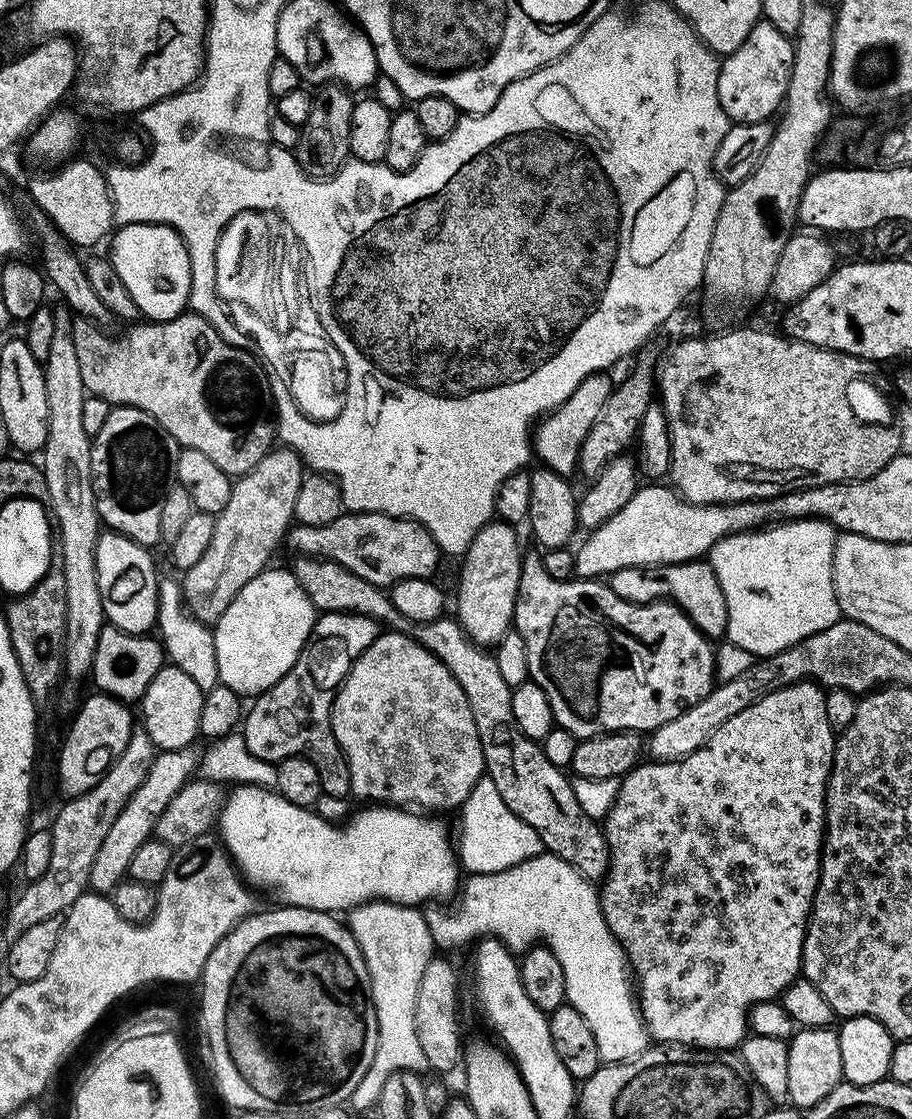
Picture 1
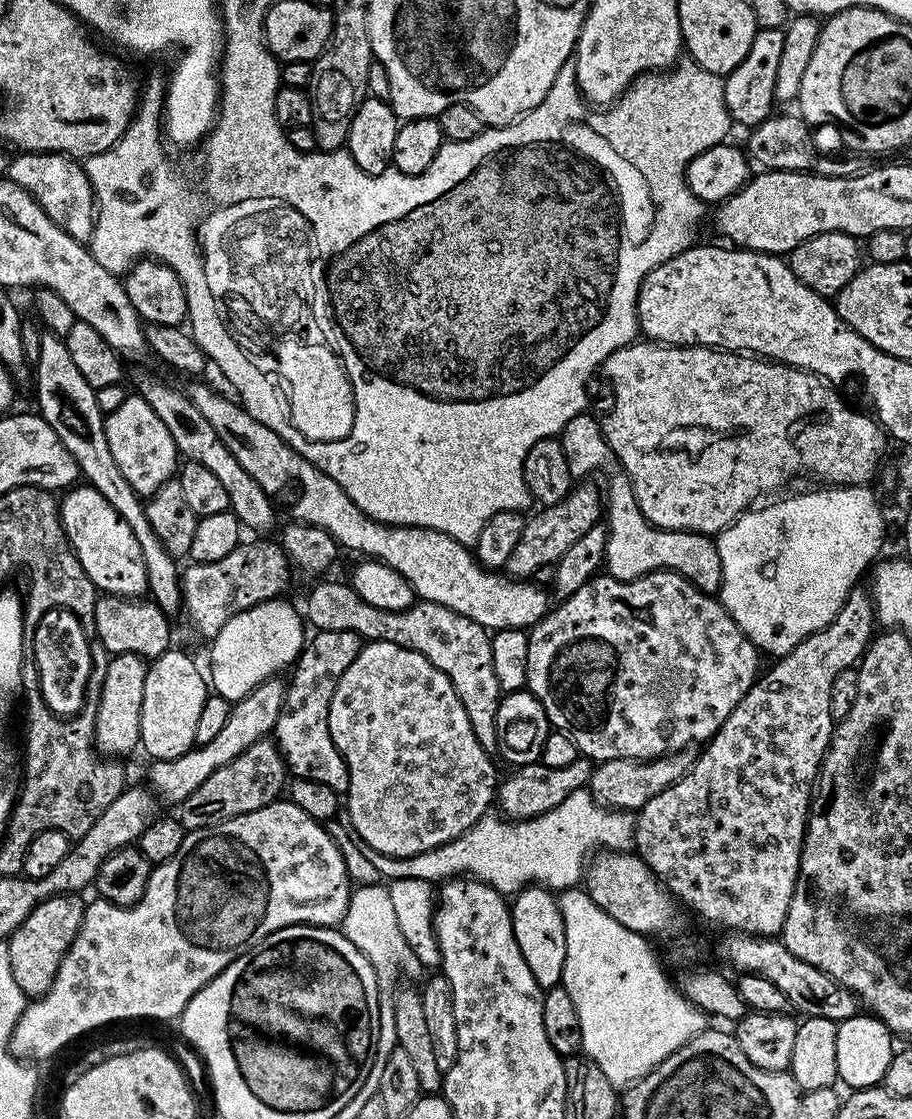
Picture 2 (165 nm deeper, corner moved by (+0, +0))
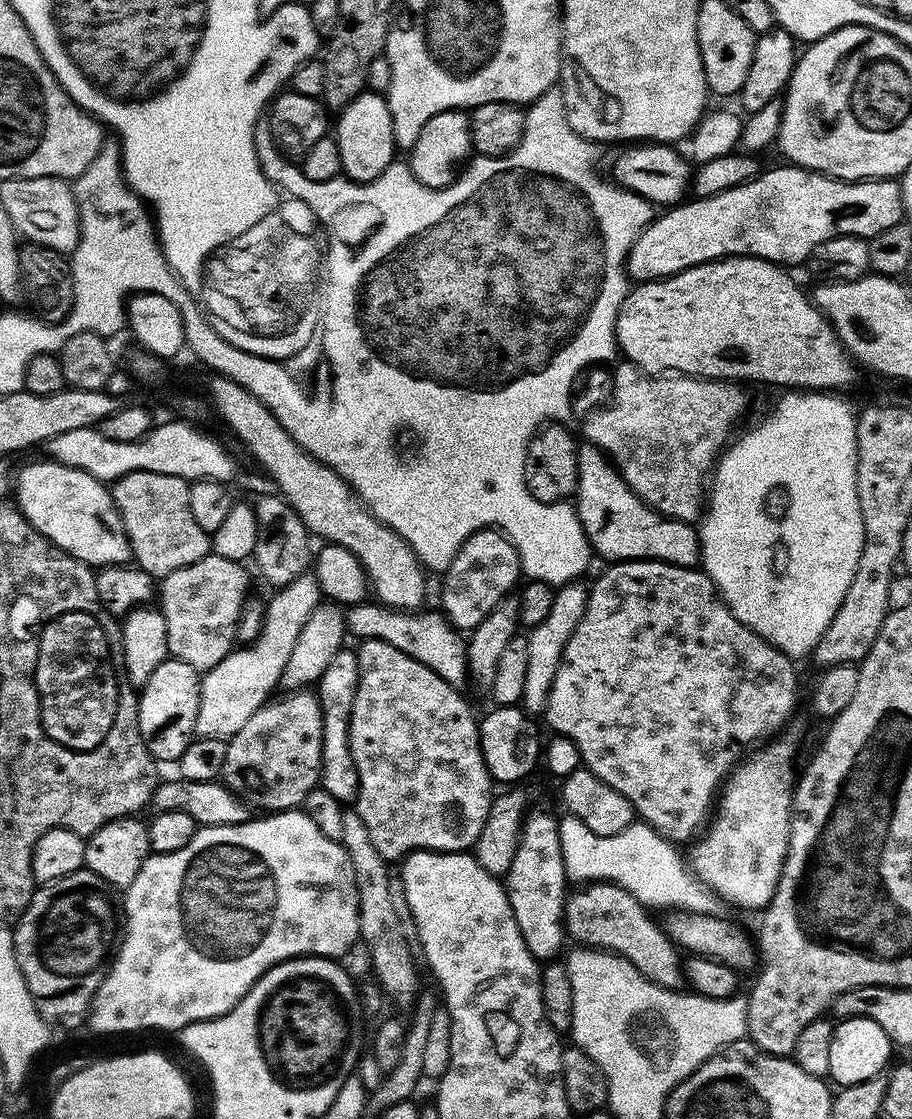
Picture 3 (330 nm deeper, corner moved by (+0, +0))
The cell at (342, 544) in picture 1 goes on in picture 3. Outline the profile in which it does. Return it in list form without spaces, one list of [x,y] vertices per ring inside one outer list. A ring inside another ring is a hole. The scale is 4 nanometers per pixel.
[[[209,554],[182,570],[174,570],[158,584],[158,607],[166,618],[168,655],[197,670],[218,666],[234,651],[236,627],[248,593],[248,572],[238,560]]]

